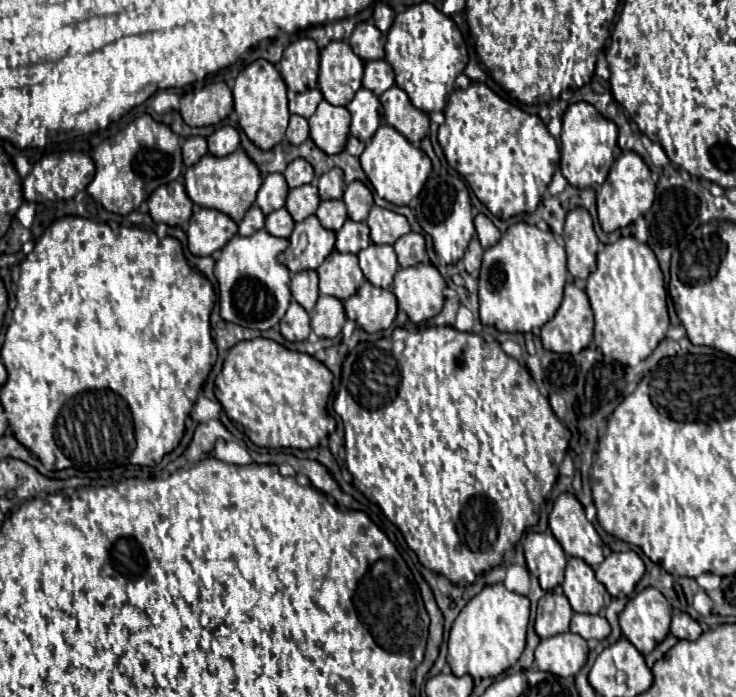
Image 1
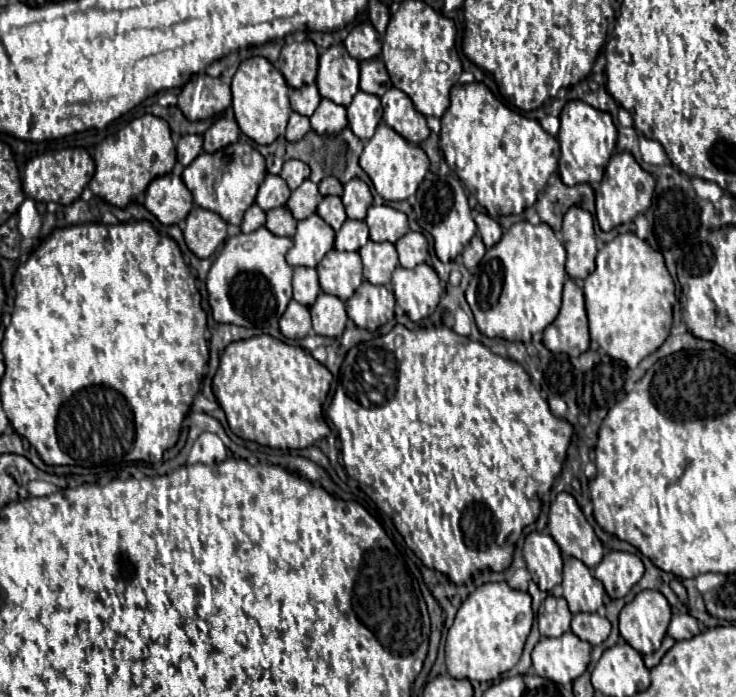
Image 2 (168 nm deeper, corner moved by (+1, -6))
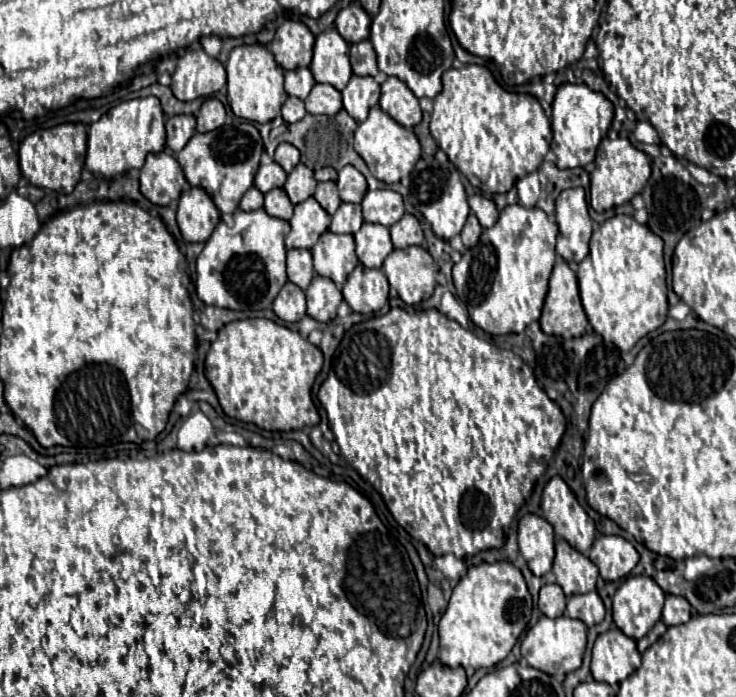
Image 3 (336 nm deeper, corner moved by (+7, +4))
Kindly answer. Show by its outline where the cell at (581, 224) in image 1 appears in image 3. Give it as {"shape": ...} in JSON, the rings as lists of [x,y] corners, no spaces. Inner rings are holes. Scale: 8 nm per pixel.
{"shape":[[[566,189],[558,195],[556,223],[560,229],[556,253],[568,263],[580,263],[588,253],[592,235],[592,219],[588,215],[584,189]]]}

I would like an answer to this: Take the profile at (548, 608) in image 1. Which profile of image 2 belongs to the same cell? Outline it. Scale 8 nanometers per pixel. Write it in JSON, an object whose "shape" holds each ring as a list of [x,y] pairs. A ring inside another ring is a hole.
{"shape":[[[554,597],[554,611],[546,609],[546,603],[540,605],[538,611],[538,623],[540,623],[540,635],[544,637],[560,637],[566,631],[570,631],[572,613],[568,609],[568,603],[564,597]]]}

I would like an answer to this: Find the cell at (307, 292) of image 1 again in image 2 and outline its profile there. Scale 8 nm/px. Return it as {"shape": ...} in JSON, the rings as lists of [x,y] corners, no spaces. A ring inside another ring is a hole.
{"shape":[[[294,267],[292,287],[294,287],[294,299],[298,303],[310,307],[320,293],[316,269],[314,267]]]}

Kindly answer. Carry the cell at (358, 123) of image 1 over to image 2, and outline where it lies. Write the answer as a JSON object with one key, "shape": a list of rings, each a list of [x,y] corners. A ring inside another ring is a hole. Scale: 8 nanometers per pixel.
{"shape":[[[358,91],[346,109],[348,109],[348,123],[350,123],[350,129],[354,131],[354,135],[360,137],[362,141],[368,141],[374,135],[374,131],[382,119],[380,97]]]}

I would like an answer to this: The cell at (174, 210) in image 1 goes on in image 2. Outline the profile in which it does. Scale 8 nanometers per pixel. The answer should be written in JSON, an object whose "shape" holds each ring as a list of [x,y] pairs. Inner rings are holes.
{"shape":[[[170,171],[150,181],[144,205],[162,225],[176,225],[186,219],[192,209],[192,193],[184,185],[180,173]]]}

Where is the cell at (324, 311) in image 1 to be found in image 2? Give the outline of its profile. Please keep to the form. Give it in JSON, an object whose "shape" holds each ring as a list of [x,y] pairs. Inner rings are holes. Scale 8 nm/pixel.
{"shape":[[[320,293],[316,303],[310,307],[312,313],[312,327],[318,335],[326,335],[326,337],[340,337],[348,315],[346,315],[346,307],[344,303],[328,293]]]}

